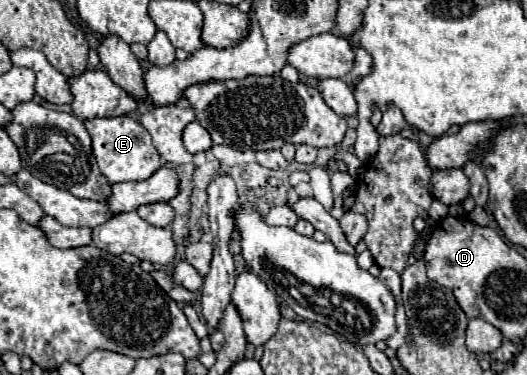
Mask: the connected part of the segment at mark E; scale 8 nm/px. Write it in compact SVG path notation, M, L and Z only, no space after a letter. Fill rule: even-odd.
M131 116L91 118L91 120L85 120L85 128L91 134L93 154L99 164L99 170L105 174L109 184L129 182L129 180L147 180L161 166L161 156L151 142L151 134Z

